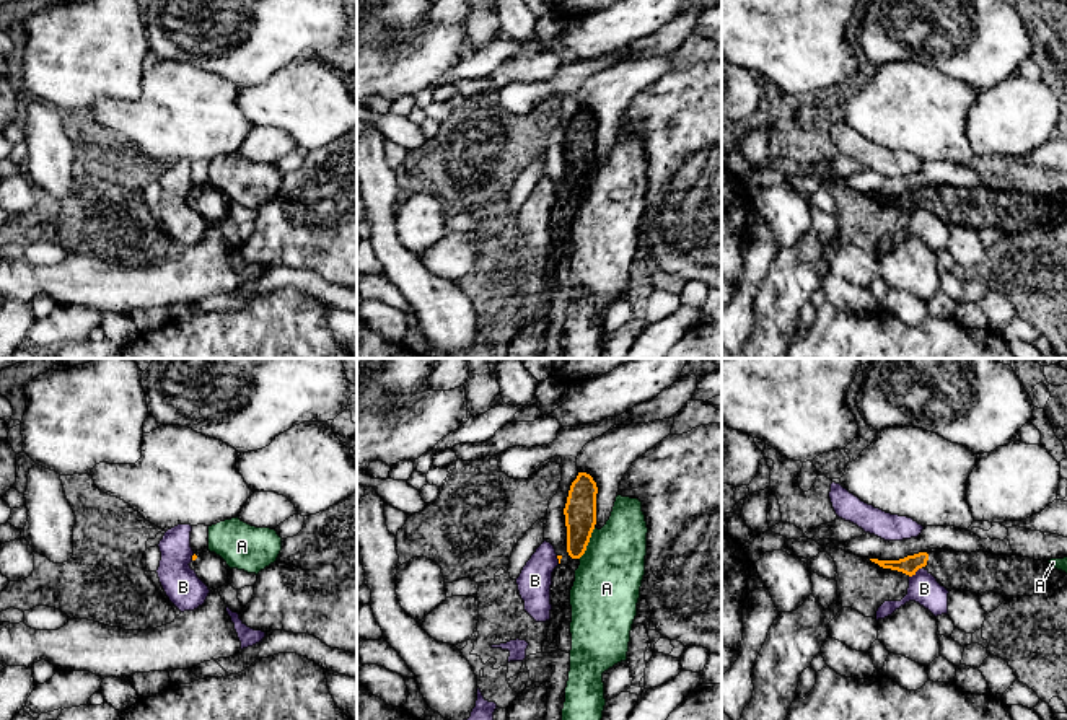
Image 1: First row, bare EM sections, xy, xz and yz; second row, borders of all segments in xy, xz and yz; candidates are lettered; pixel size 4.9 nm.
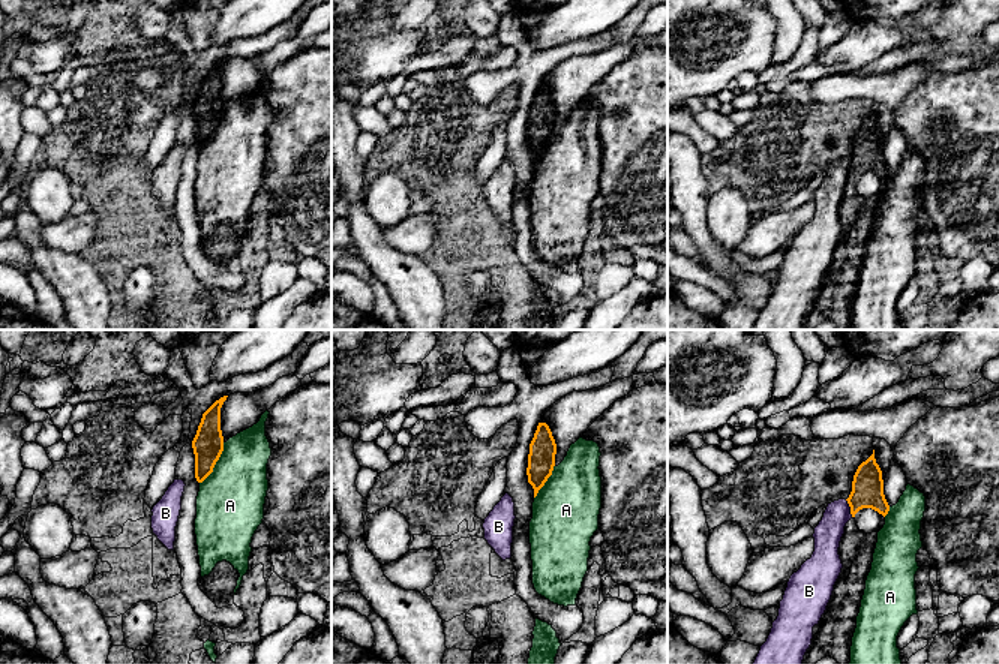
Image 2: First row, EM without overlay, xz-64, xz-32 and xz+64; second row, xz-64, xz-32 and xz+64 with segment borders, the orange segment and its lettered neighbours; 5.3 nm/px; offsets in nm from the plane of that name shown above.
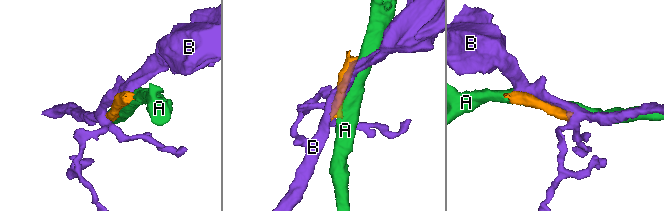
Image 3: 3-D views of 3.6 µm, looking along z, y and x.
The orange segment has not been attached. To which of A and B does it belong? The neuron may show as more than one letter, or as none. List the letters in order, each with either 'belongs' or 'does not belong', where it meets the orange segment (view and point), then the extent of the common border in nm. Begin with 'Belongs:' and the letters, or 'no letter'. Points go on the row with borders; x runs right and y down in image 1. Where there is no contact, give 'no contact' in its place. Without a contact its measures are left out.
Belongs: no letter
A: does not belong | xz (587, 544) | 180 nm
B: does not belong | yz (914, 572) | 80 nm

